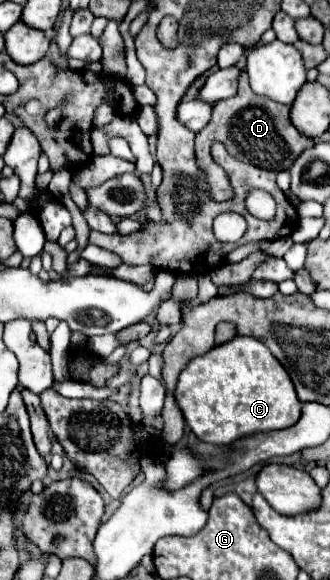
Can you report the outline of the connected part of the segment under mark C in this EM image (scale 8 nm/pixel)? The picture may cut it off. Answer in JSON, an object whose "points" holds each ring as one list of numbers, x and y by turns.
{"points":[[236,335,228,343,216,345,204,355,192,357,190,363,178,375,178,385,174,395,192,433,200,441,212,445,228,445,256,431,292,427,300,419,300,411,302,411,302,403,298,401,294,393,294,385,286,369,280,365,280,361,260,341,254,341,254,337,240,337,240,335]]}

